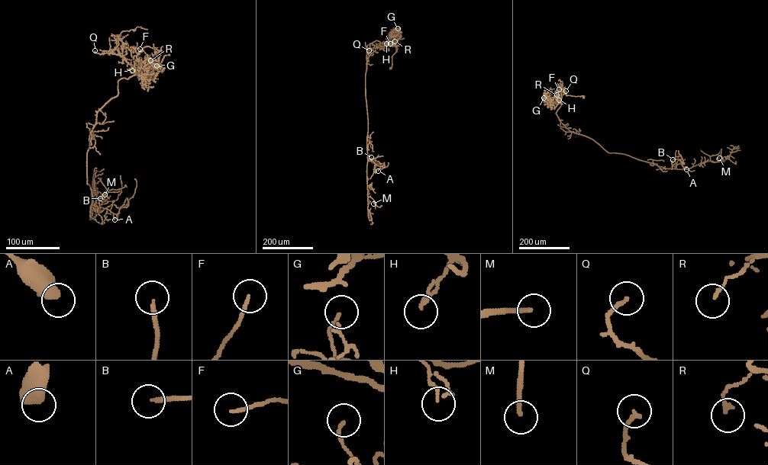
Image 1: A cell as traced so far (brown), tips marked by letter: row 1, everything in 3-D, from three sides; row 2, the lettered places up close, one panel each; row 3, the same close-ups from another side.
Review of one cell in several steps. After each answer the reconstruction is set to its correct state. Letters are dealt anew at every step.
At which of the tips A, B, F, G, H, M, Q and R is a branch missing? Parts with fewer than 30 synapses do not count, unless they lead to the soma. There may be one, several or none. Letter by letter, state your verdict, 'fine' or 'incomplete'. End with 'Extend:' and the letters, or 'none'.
A: fine
B: incomplete
F: fine
G: fine
H: fine
M: incomplete
Q: fine
R: fine
Extend: B, M

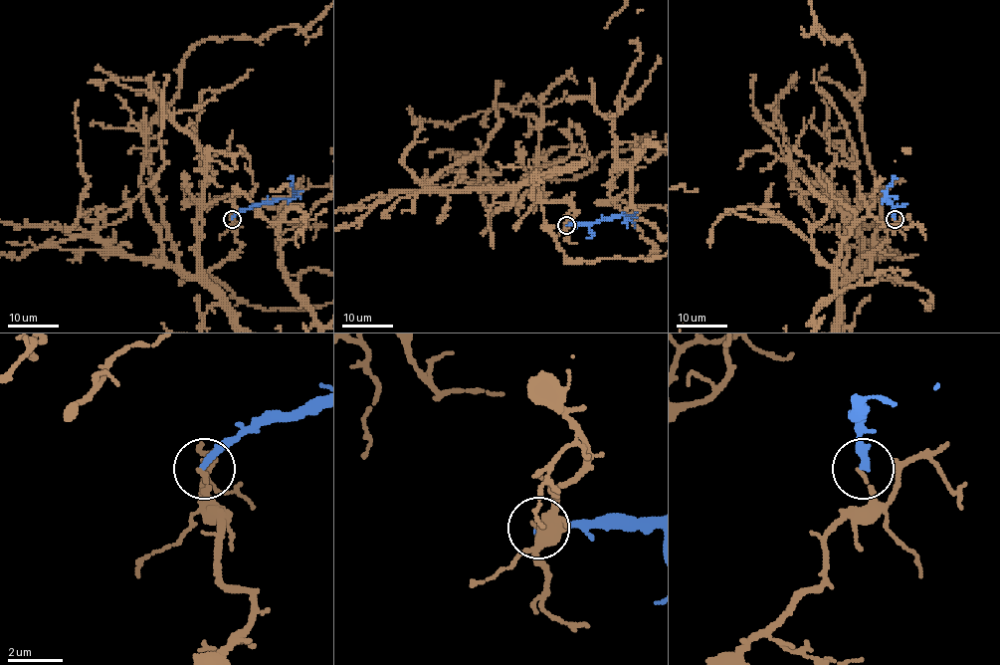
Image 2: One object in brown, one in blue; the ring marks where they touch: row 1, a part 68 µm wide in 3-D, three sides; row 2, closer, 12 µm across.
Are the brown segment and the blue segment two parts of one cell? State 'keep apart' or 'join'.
keep apart

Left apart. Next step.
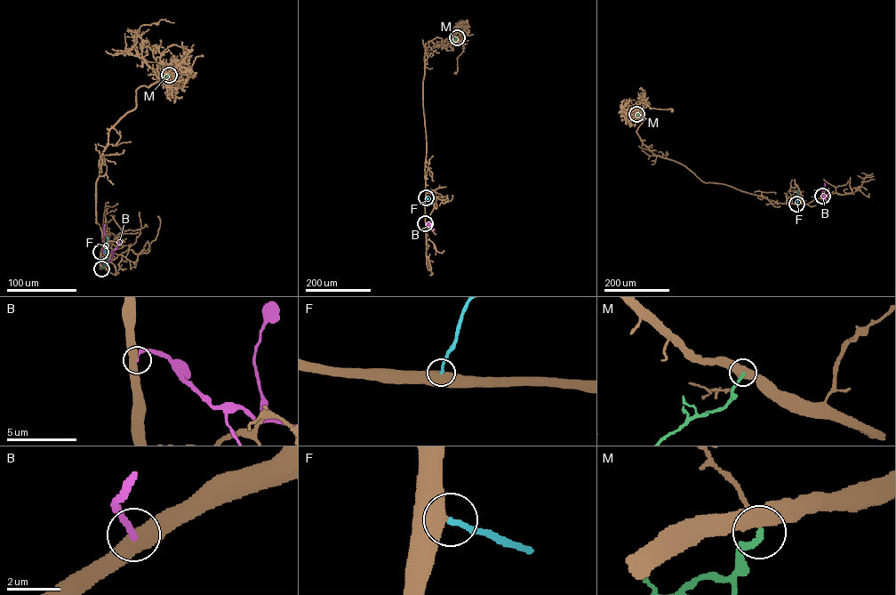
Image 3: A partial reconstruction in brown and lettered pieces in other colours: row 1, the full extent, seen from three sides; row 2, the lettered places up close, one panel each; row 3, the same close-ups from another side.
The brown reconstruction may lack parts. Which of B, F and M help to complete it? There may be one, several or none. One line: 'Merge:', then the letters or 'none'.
Merge: F

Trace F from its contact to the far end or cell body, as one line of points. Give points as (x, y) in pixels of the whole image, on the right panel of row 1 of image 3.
F: (796, 204), (797, 189)

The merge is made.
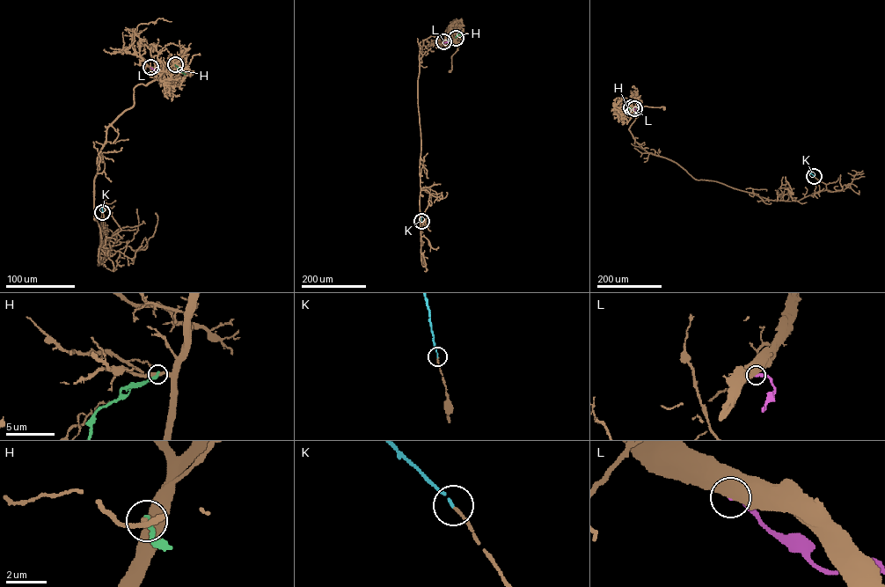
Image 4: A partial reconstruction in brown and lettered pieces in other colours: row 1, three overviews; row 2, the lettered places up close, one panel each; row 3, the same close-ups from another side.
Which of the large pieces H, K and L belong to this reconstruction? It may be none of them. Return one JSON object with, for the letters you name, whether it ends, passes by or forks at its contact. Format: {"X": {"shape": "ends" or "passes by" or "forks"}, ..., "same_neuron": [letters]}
{"K": {"shape": "ends"}, "same_neuron": ["K"]}

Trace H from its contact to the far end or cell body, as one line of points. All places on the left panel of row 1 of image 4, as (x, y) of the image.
H: (175, 64), (186, 74)

